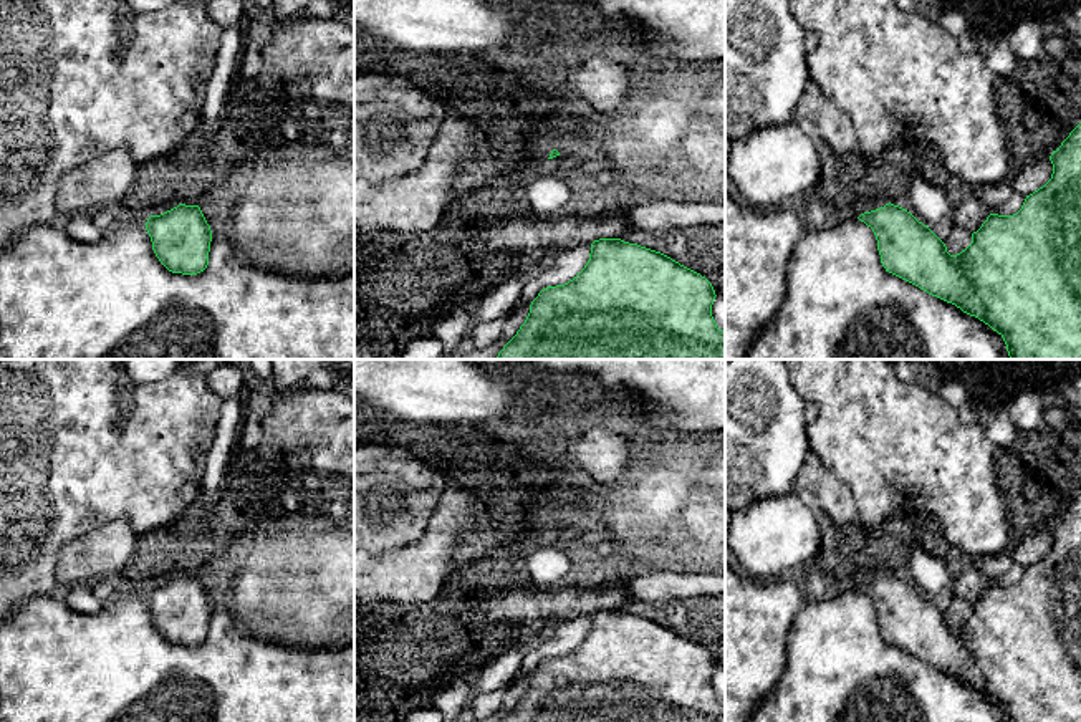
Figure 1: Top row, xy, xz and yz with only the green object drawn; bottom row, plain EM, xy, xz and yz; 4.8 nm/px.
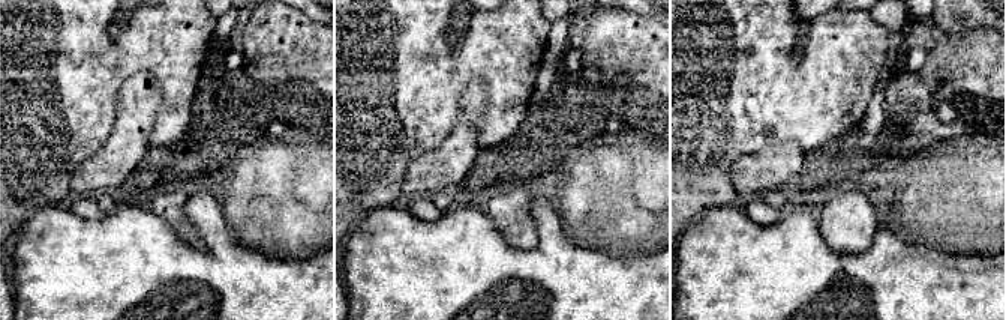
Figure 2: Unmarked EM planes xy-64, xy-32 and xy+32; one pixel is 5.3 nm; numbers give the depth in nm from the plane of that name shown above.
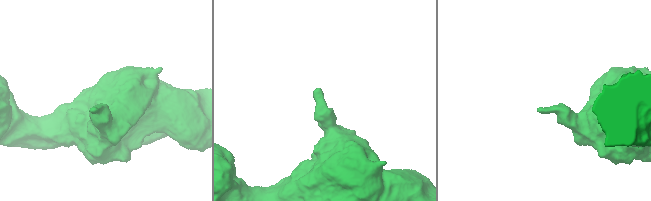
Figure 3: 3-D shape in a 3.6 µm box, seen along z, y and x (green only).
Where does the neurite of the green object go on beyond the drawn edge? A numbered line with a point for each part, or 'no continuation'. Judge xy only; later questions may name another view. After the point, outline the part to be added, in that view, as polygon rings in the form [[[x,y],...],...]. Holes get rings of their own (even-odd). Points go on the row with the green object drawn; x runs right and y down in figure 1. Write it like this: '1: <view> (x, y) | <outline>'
no continuation

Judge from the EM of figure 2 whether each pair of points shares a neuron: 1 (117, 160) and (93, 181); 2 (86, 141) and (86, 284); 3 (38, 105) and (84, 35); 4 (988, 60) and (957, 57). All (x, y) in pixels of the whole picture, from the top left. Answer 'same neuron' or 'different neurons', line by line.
1: same neuron
2: different neurons
3: same neuron
4: same neuron

